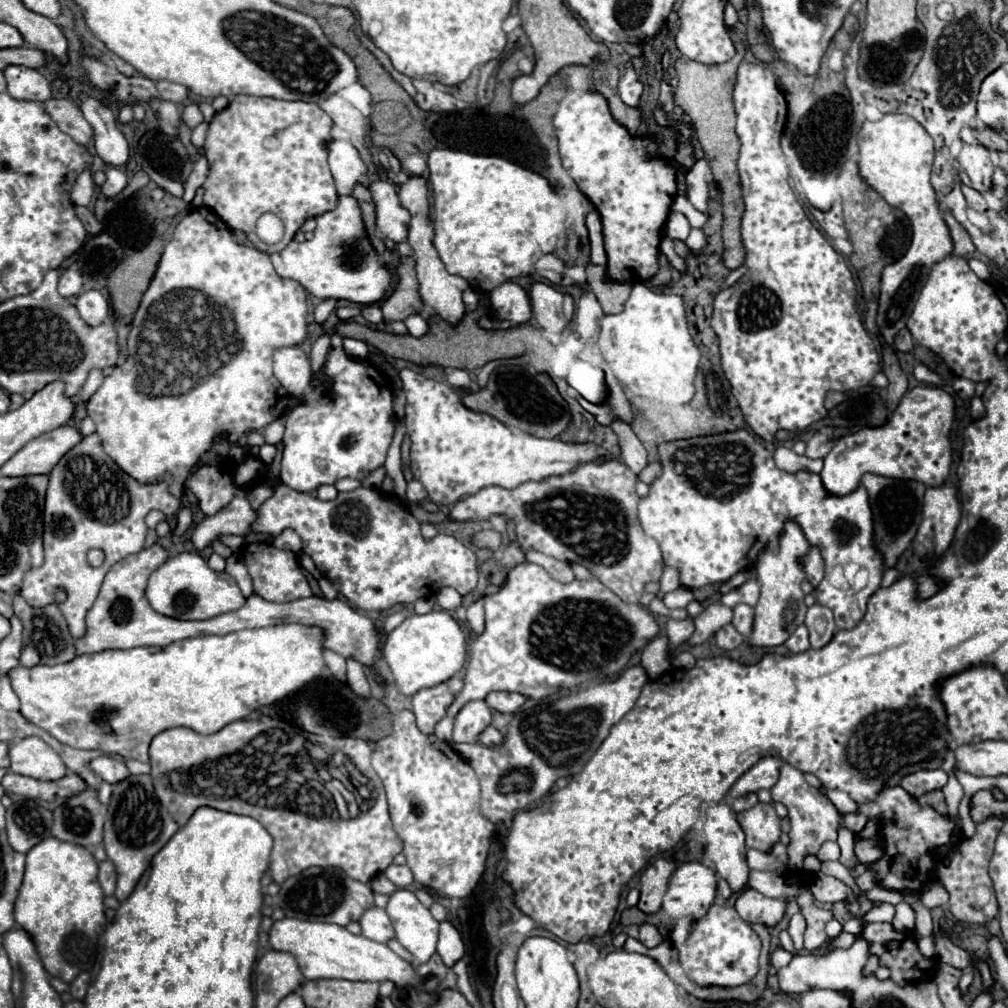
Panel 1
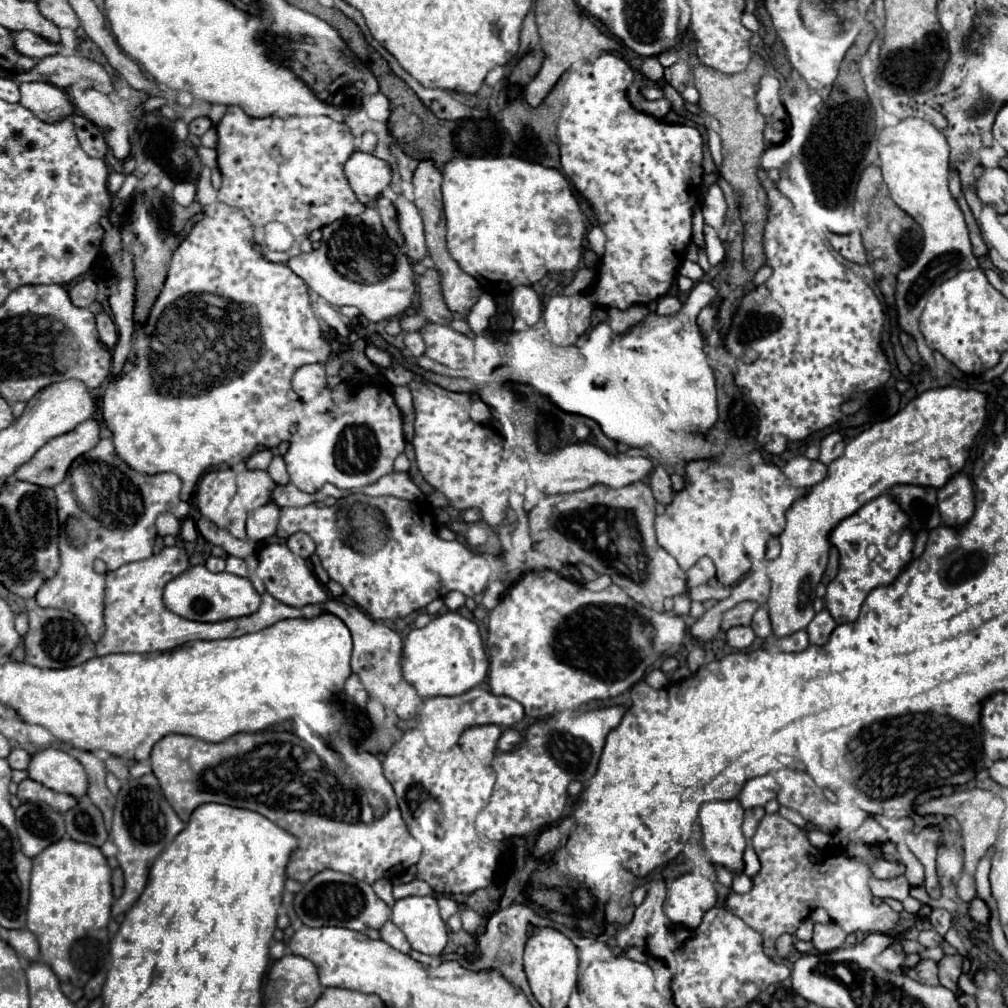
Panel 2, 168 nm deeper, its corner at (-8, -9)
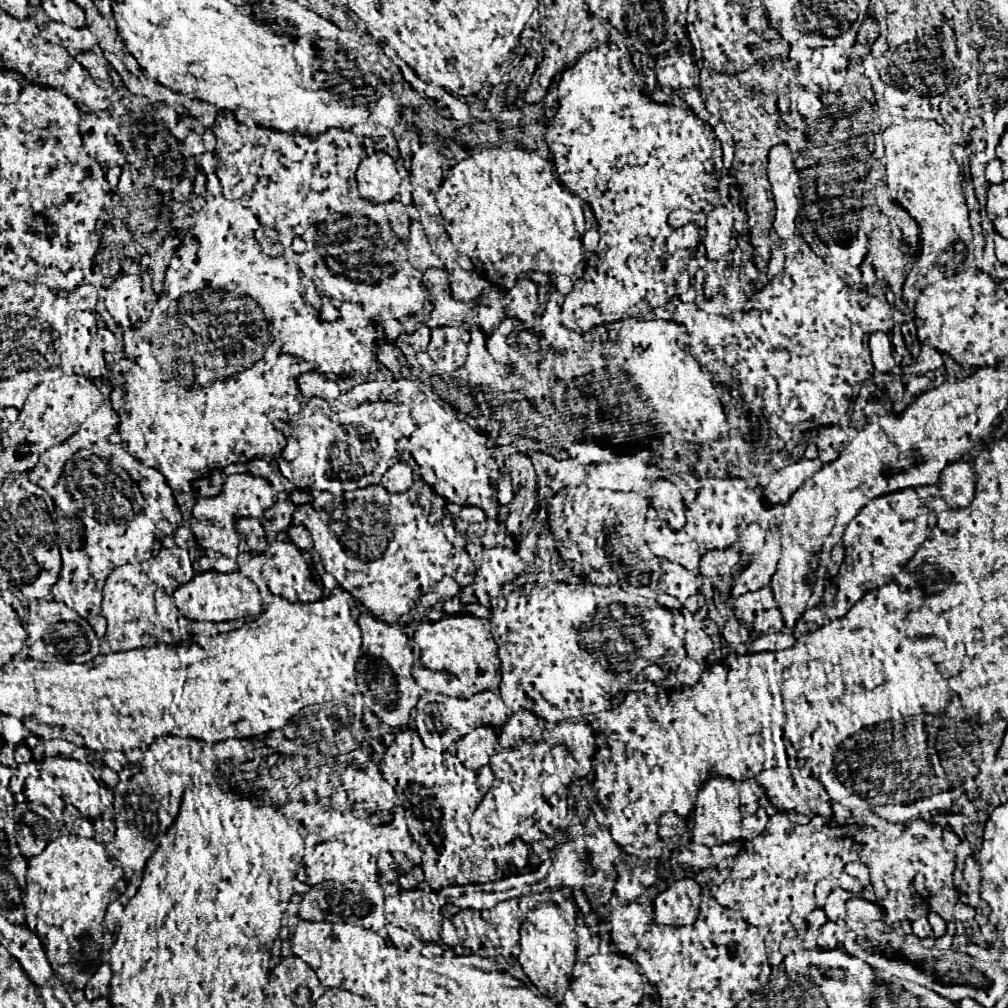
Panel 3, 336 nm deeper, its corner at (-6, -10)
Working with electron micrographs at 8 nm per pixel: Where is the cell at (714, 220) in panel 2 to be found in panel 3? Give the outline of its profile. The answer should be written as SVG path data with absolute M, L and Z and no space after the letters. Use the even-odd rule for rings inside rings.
M726 205L714 207L706 219L706 233L704 233L704 245L712 261L724 257L730 251L728 245L732 239L732 231L734 231L732 211Z

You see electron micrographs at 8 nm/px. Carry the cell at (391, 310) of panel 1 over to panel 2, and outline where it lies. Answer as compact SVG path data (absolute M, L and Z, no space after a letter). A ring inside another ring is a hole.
M426 270L416 278L418 294L420 294L420 310L418 314L424 316L428 322L448 324L452 320L452 312L446 308L442 292L440 292L440 276L436 270Z

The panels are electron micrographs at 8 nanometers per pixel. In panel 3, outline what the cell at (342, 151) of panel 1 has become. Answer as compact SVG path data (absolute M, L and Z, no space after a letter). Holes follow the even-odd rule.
M370 151L356 171L356 181L364 199L374 203L388 203L396 197L400 187L396 161L384 151Z

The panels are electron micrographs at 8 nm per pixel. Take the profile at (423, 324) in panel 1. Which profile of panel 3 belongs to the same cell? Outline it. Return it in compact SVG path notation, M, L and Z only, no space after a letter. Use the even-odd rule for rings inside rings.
M438 327L432 331L428 355L444 373L454 373L466 357L468 331L460 327Z

